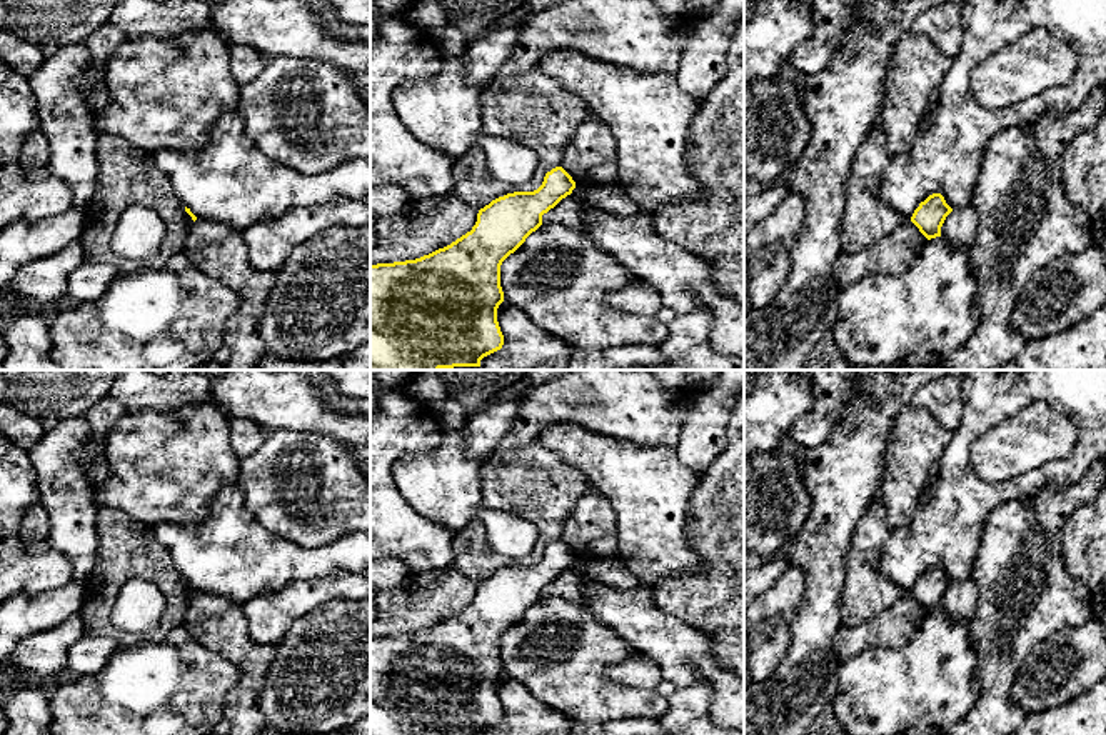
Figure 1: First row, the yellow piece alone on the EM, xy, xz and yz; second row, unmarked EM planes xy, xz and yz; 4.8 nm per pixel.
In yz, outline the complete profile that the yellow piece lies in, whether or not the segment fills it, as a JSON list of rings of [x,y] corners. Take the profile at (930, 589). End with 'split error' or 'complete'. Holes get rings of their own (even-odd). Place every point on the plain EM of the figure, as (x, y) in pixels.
[[[941,567],[929,568],[914,583],[911,595],[919,602],[919,605],[928,612],[941,610],[941,600],[953,582],[946,577]]] | complete

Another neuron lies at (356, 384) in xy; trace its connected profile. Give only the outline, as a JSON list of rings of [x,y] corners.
[[[317,370],[330,378],[340,393],[352,398],[370,398],[370,370]]]

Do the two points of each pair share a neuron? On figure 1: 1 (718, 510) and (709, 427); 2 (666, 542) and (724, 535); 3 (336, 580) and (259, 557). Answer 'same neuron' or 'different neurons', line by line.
1: different neurons
2: different neurons
3: different neurons

